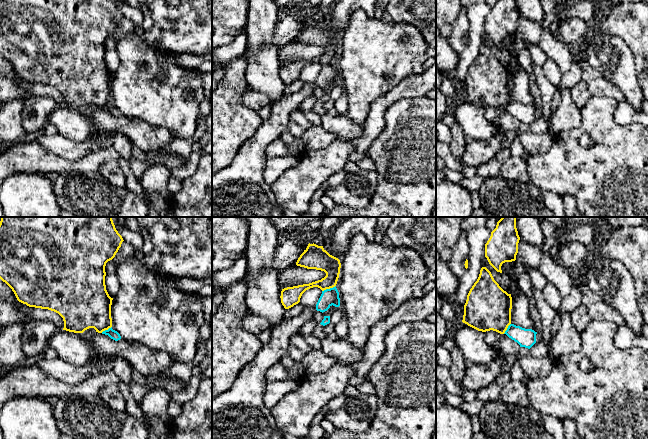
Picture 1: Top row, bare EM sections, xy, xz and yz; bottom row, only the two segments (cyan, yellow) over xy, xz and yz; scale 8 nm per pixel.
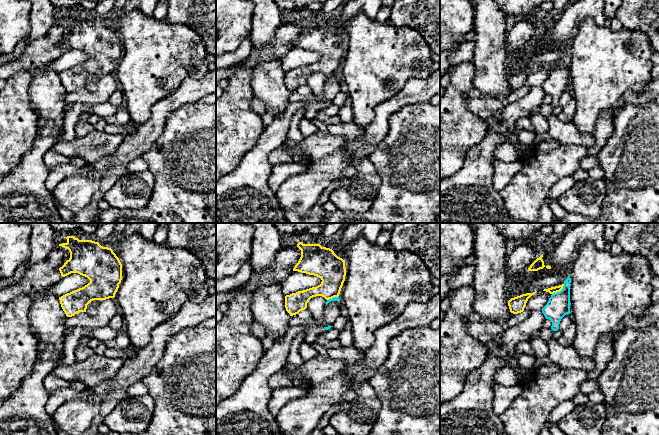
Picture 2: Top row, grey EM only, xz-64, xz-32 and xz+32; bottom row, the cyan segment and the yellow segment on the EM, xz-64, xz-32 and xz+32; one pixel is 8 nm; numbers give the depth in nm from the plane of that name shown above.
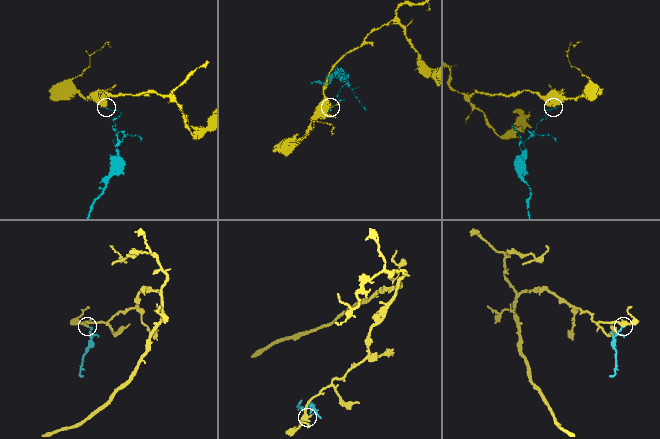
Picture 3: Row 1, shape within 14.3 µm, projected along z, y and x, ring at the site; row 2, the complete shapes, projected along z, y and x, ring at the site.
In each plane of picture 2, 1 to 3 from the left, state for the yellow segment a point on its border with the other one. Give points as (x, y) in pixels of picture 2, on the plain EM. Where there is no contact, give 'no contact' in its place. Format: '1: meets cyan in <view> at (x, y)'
1: no contact
2: meets cyan in xz-32 at (332, 74)
3: meets cyan in xz+32 at (560, 67)

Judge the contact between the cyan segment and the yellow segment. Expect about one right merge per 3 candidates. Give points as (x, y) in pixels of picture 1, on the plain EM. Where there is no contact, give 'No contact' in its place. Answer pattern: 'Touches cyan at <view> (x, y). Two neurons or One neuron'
Touches cyan at xz (328, 65). Two neurons

